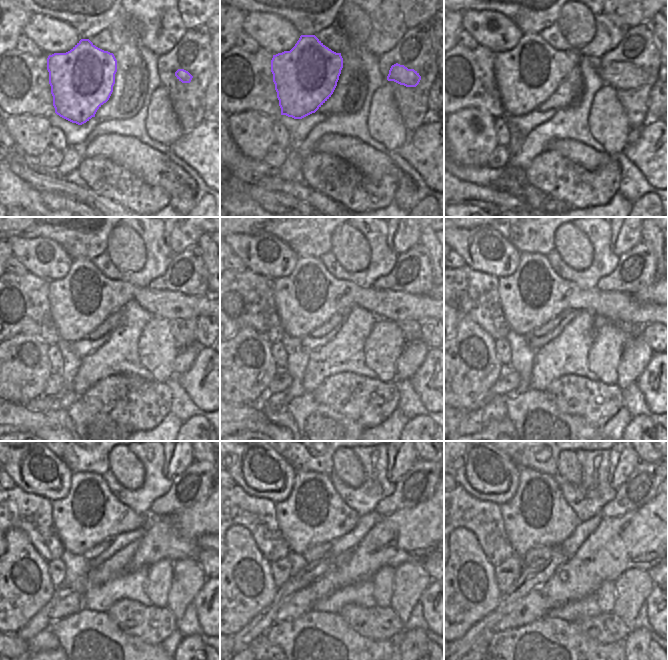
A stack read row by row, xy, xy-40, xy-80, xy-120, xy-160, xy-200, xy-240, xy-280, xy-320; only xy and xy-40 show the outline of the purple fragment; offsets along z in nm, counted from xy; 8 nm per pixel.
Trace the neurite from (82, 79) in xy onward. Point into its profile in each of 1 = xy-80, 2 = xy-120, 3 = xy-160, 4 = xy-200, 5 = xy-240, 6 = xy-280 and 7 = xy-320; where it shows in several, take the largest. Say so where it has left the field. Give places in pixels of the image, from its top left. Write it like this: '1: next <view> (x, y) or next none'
1: next xy-80 (529, 74)
2: next xy-120 (83, 299)
3: next xy-160 (310, 295)
4: next xy-200 (534, 293)
5: next xy-240 (90, 513)
6: next xy-280 (314, 513)
7: next xy-320 (538, 514)

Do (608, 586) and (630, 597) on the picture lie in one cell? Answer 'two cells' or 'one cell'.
two cells

